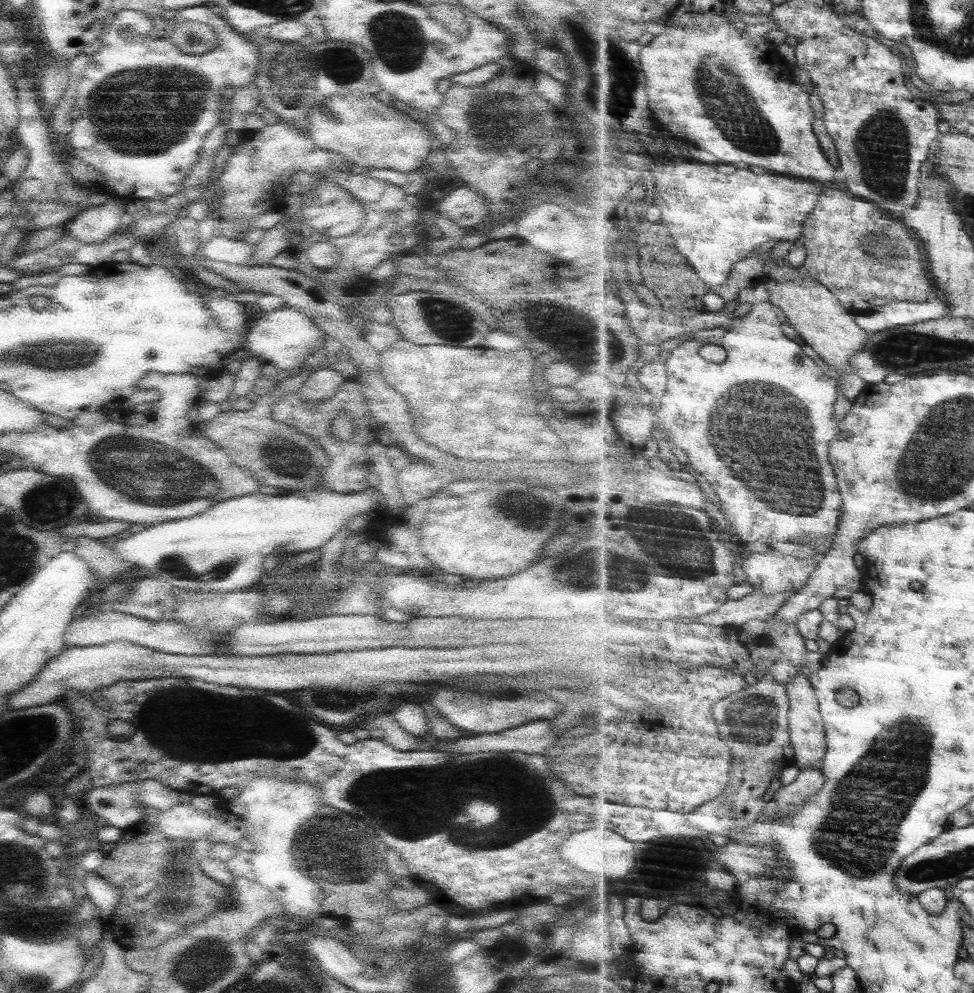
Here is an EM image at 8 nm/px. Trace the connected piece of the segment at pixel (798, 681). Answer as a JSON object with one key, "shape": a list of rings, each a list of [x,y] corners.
{"shape":[[[798,672],[794,680],[788,684],[791,699],[791,739],[795,748],[797,766],[808,771],[812,767],[823,770],[828,752],[827,727],[821,712],[821,704],[816,687],[810,681],[810,675]]]}

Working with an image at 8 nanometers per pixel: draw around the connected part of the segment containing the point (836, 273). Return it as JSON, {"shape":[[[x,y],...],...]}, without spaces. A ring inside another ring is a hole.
{"shape":[[[828,187],[819,207],[805,220],[803,236],[808,258],[799,271],[824,283],[849,309],[866,312],[874,298],[926,302],[934,294],[935,281],[926,262],[922,241],[904,224],[884,218],[874,201],[856,200],[844,190]]]}

